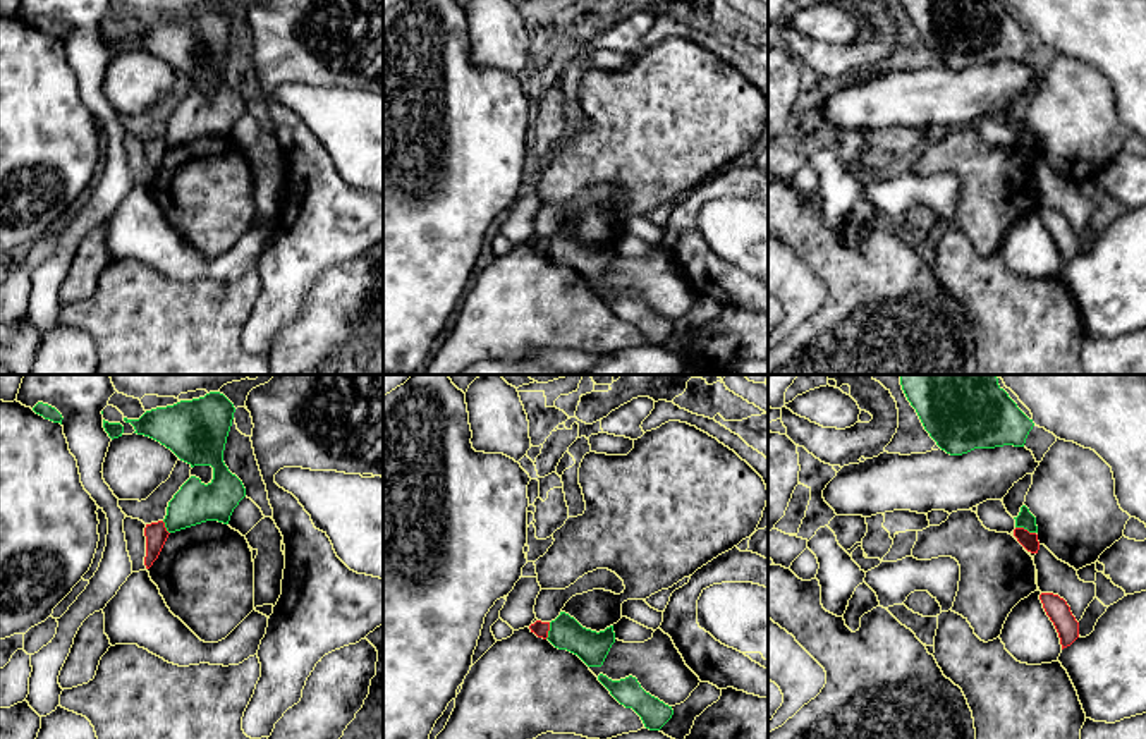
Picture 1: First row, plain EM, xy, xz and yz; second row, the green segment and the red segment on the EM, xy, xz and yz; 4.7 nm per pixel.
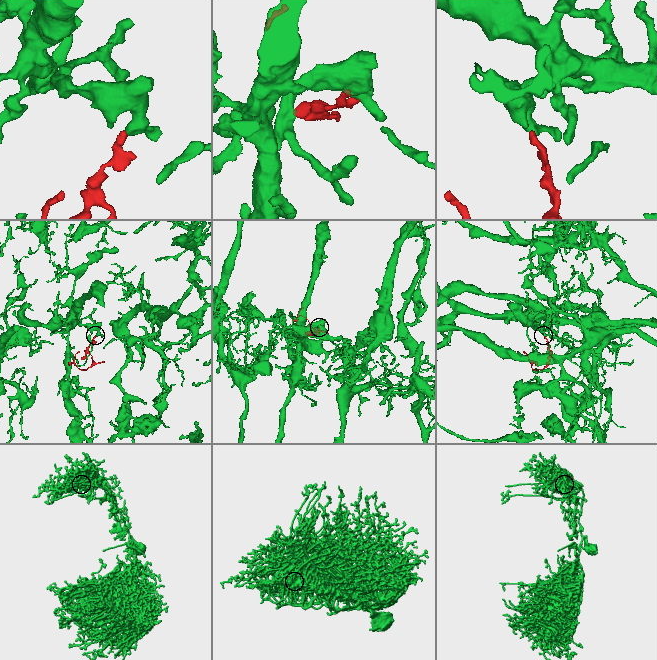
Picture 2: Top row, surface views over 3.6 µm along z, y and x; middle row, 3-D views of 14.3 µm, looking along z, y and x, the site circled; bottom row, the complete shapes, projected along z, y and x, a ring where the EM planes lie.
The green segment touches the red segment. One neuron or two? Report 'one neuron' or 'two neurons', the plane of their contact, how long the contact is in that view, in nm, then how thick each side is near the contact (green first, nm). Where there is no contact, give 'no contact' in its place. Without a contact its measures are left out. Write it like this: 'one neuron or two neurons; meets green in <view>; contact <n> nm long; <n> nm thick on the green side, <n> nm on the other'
two neurons; meets green in yz; contact 100 nm long; 80 nm thick on the green side, 80 nm on the other

